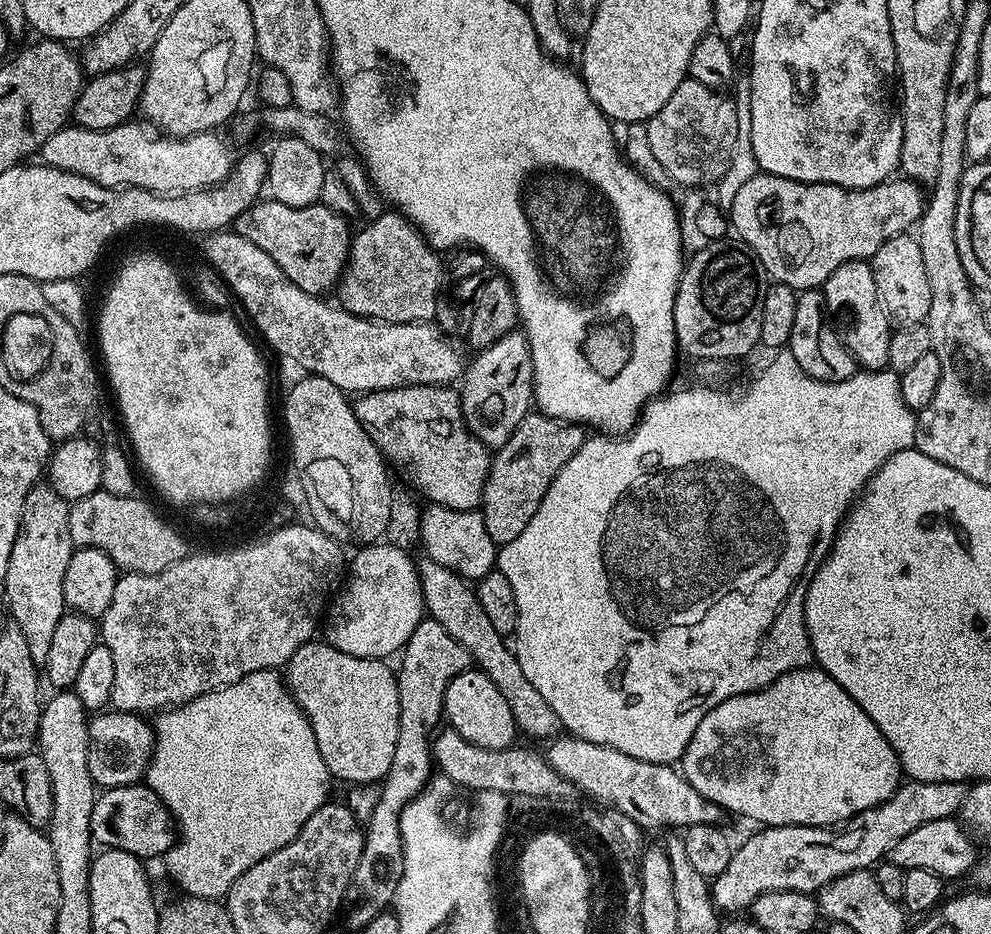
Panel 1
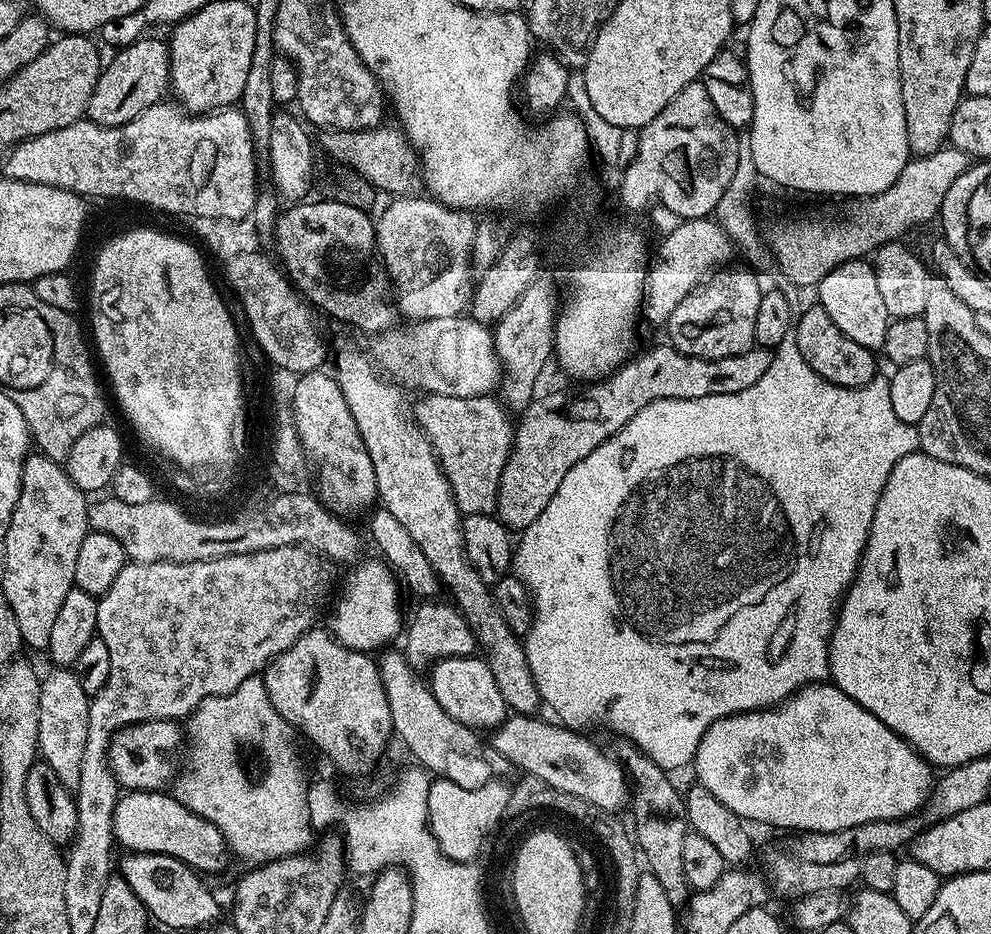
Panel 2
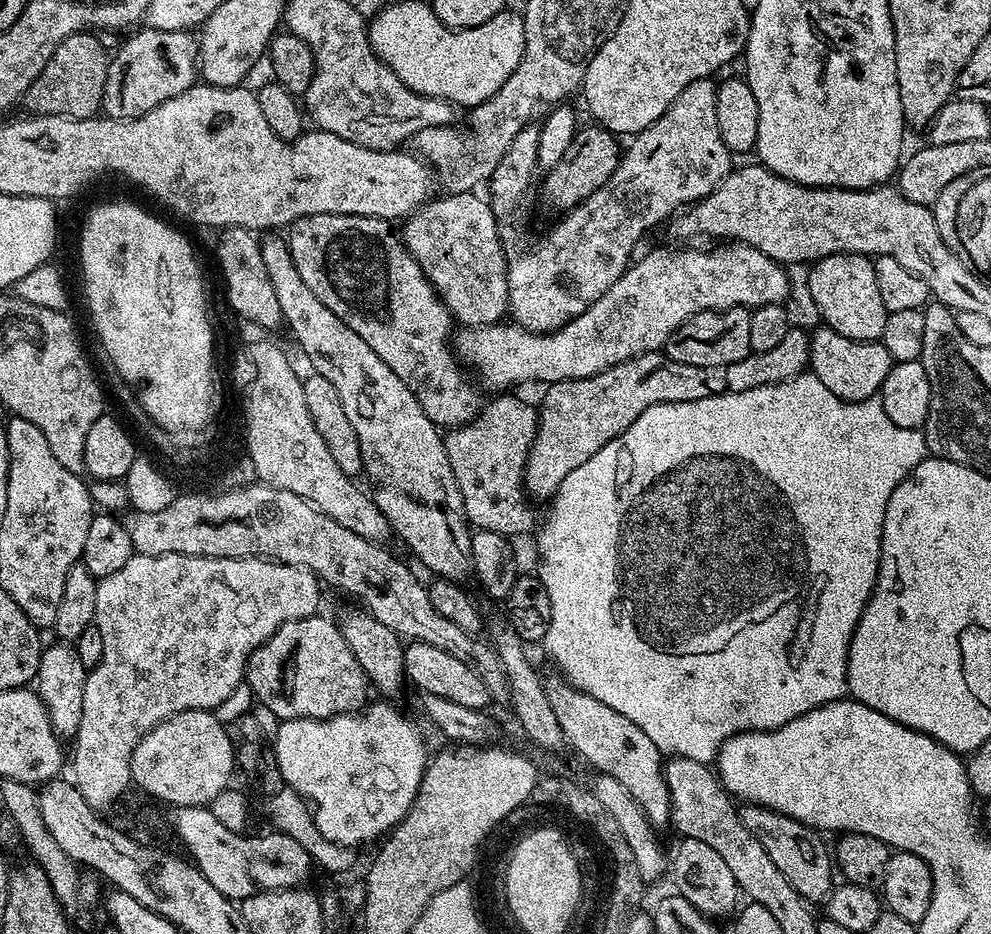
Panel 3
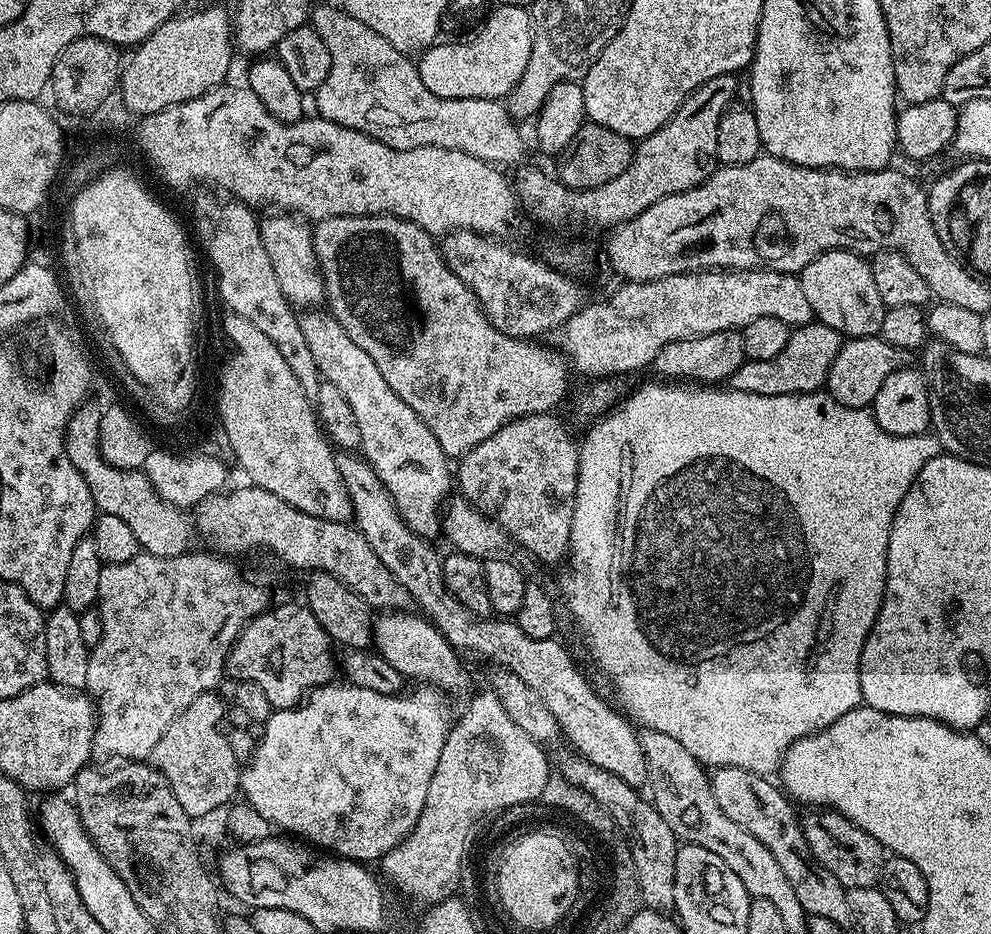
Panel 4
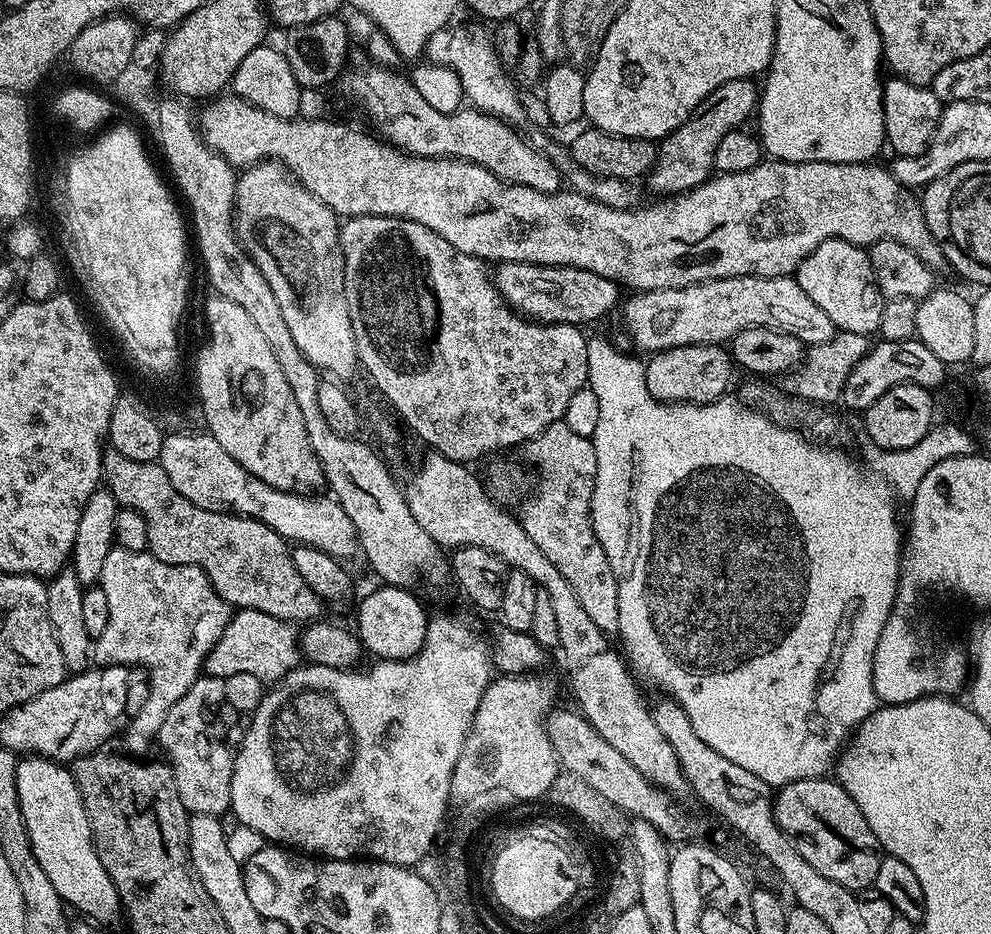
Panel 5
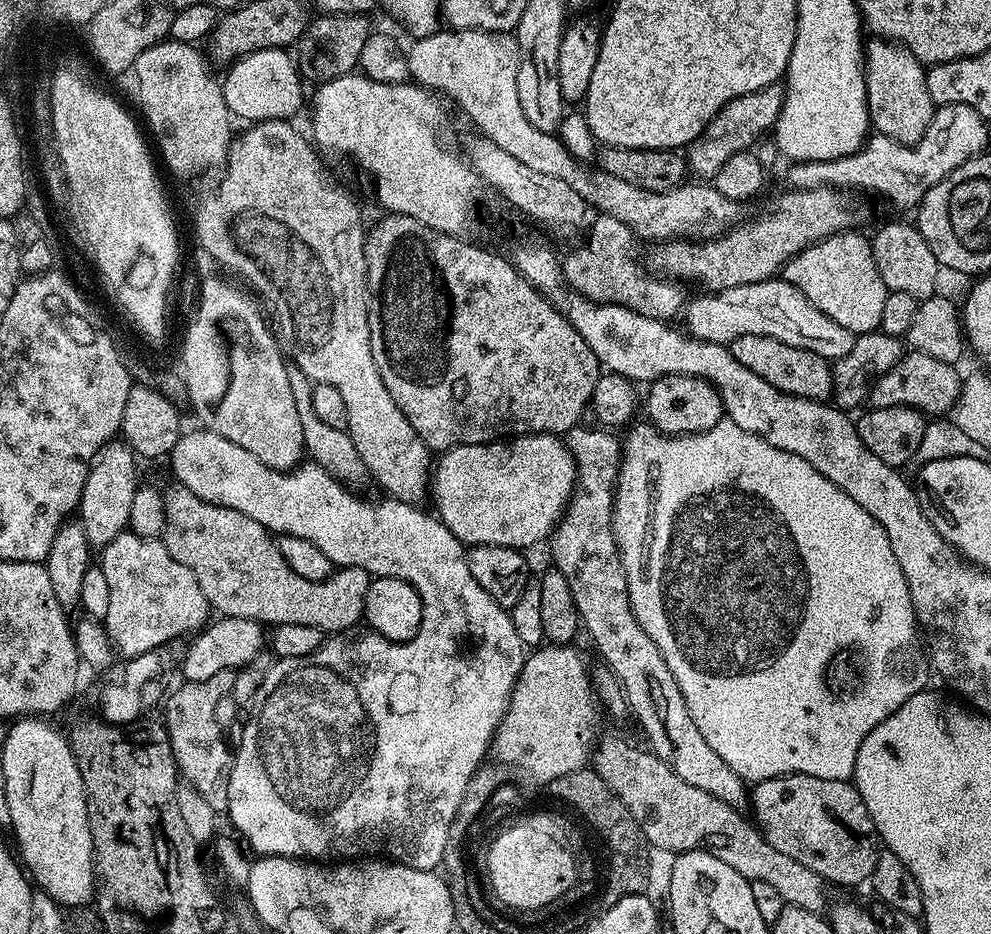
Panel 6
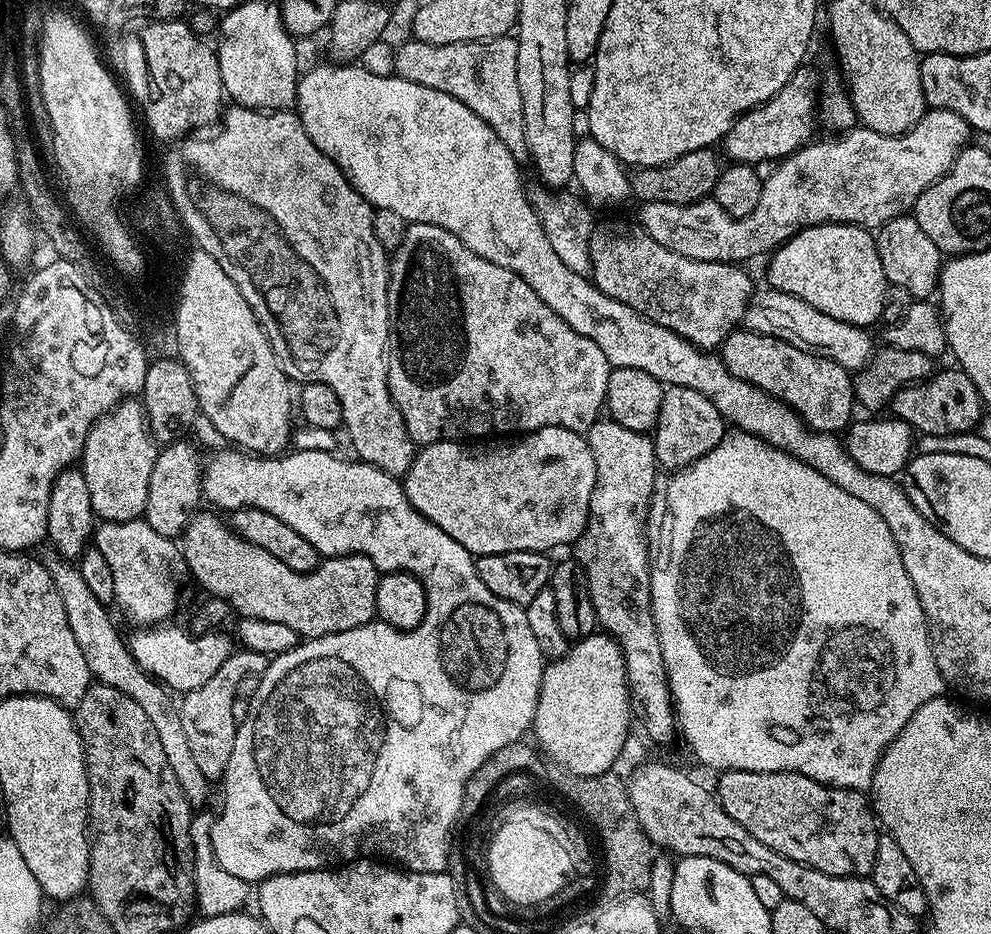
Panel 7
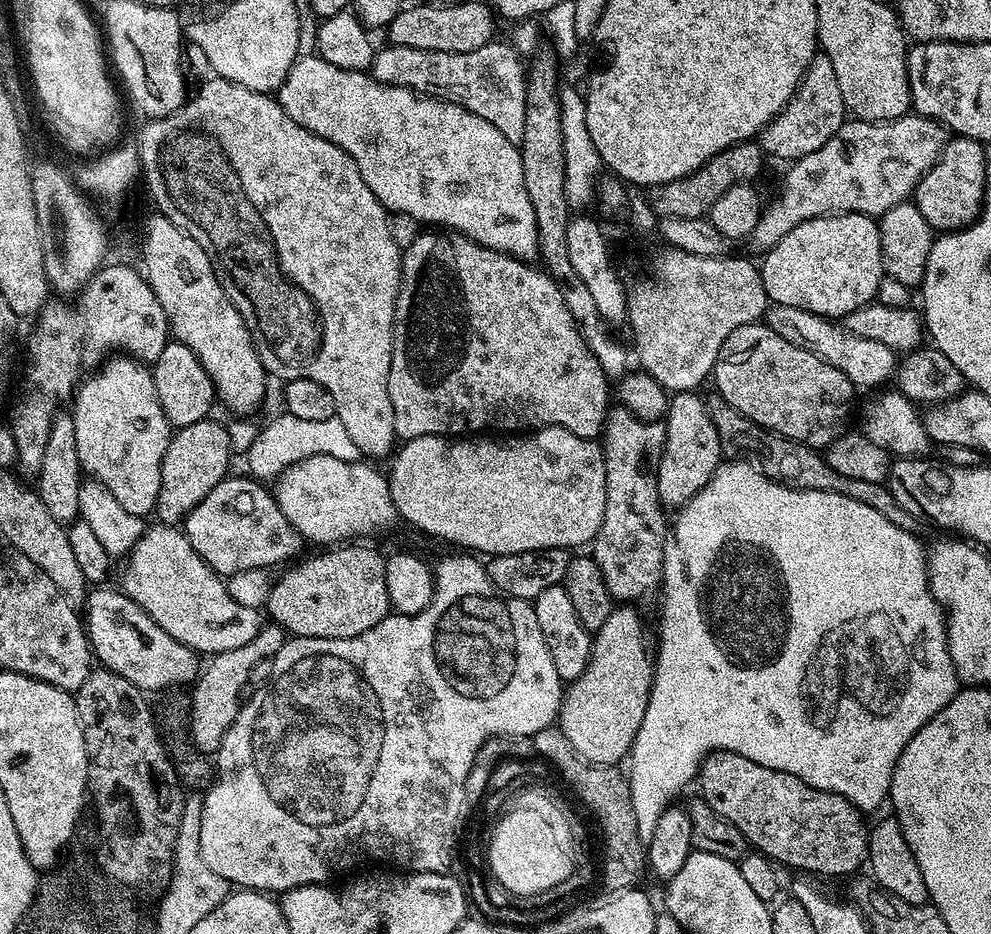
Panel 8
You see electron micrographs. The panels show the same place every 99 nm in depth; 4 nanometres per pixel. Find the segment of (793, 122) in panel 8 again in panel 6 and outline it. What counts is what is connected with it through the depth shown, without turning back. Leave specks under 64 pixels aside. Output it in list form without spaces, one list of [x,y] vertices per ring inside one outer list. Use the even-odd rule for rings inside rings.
[[[777,82],[766,86],[757,92],[734,98],[716,115],[706,126],[703,136],[692,141],[686,148],[686,164],[693,177],[701,181],[711,181],[712,177],[722,170],[722,162],[734,158],[734,154],[747,152],[753,147],[759,136],[764,136],[776,127],[776,119],[782,110],[782,102],[786,88],[783,83]]]

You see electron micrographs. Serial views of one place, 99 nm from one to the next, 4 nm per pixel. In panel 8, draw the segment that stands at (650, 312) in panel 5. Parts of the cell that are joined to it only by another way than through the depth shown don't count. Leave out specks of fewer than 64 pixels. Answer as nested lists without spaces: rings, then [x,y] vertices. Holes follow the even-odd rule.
[[[772,304],[766,313],[766,323],[769,328],[774,330],[774,334],[782,334],[782,338],[786,338],[786,342],[794,342],[794,346],[802,346],[802,350],[810,350],[810,354],[818,354],[818,358],[830,362],[830,366],[842,370],[842,374],[846,374],[846,378],[850,378],[850,382],[857,389],[872,388],[871,390],[876,390],[884,386],[879,386],[879,384],[884,384],[887,380],[889,383],[895,377],[898,356],[897,353],[890,350],[890,346],[882,346],[882,342],[874,342],[870,338],[858,338],[858,334],[850,334],[847,328],[841,326],[835,319],[819,316],[806,310],[798,310],[794,306]]]

